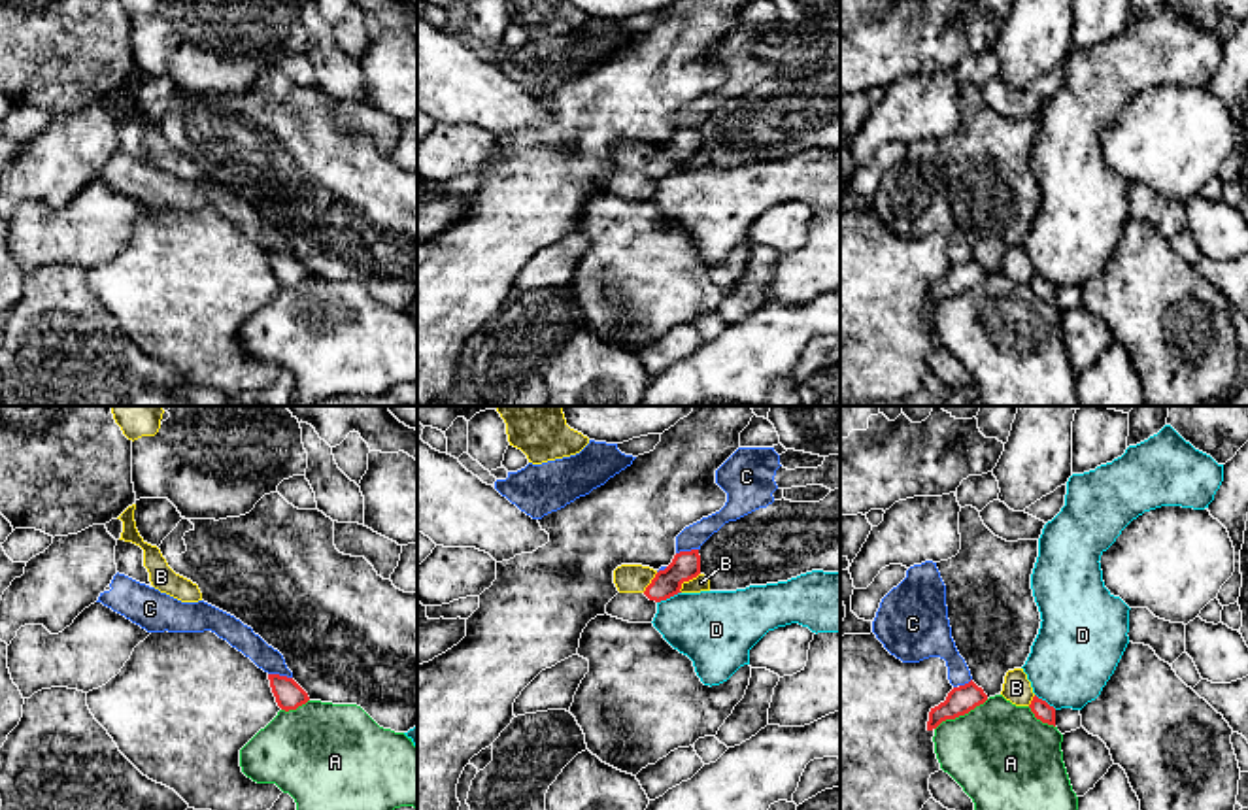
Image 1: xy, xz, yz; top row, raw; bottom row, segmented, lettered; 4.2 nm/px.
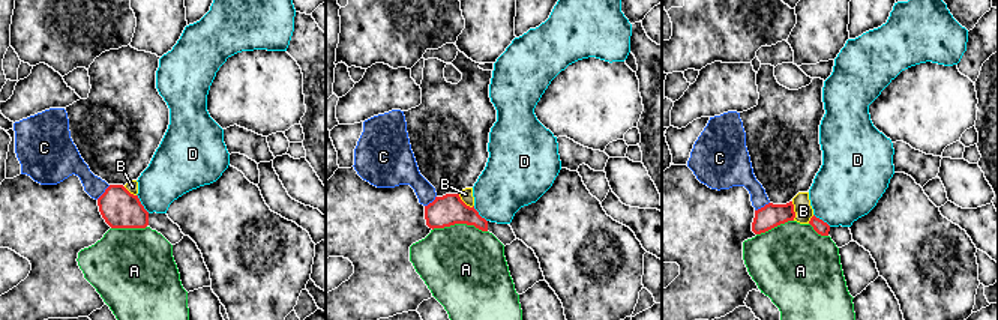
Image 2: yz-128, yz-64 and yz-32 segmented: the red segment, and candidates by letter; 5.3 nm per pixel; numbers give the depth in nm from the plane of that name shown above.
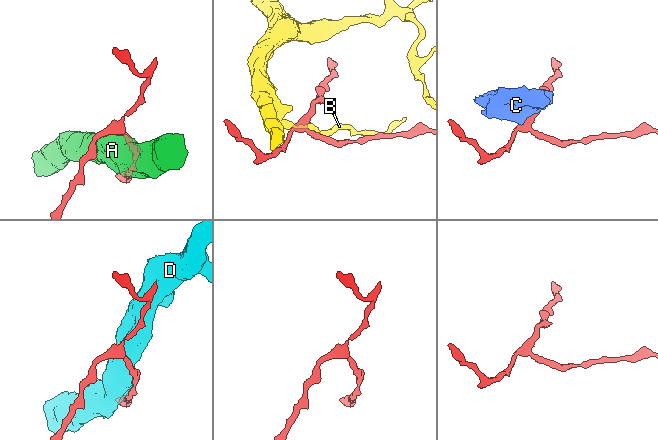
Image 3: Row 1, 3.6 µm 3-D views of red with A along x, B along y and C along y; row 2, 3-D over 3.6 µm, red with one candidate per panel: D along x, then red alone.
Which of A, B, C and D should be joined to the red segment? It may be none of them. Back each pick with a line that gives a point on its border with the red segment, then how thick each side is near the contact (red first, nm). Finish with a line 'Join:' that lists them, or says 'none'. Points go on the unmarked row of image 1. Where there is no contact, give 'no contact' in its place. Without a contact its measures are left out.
Join: none

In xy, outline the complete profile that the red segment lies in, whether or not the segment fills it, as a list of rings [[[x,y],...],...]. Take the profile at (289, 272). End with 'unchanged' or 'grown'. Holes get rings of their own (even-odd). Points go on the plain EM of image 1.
[[[268,251],[272,270],[281,287],[296,287],[310,278],[308,270],[287,253]]]; unchanged

